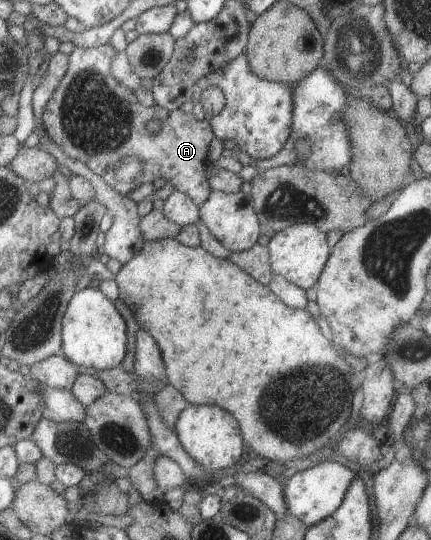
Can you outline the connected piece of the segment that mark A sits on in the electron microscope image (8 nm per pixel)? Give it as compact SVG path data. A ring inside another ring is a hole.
M109 44L73 49L67 75L42 115L46 132L67 156L85 163L125 197L140 185L153 184L155 179L164 177L175 189L189 194L198 206L202 206L213 190L206 176L209 147L215 139L211 124L197 119L193 111L169 111L157 103L148 107L141 105L134 91L112 74L112 61L117 52ZM151 119L159 122L160 128L155 134L147 129ZM124 158L139 158L145 171L130 182L120 183L117 167Z

